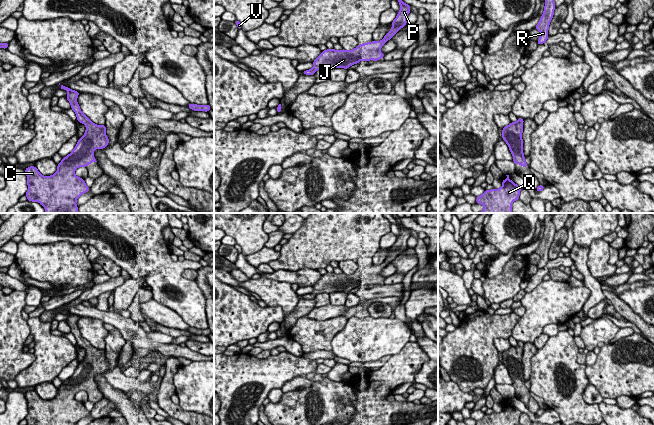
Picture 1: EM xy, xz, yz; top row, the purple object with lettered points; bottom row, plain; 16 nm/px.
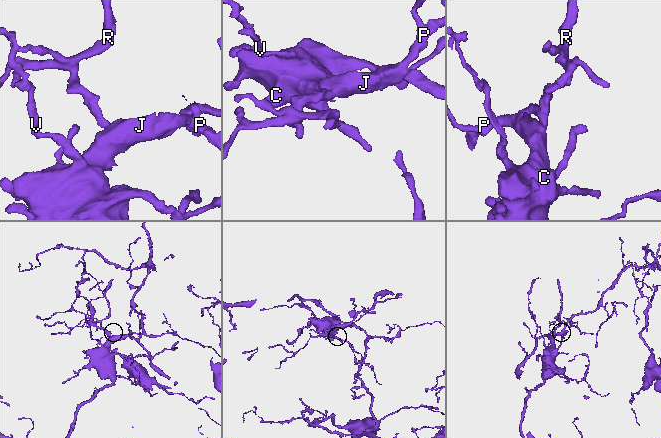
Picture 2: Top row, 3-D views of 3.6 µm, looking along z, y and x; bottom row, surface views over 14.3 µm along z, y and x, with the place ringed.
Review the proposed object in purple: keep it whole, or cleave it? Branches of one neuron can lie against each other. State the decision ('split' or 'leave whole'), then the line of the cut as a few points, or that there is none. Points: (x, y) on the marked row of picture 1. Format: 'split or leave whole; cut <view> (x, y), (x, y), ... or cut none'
leave whole; cut none

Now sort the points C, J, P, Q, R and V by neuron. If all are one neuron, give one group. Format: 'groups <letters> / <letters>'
groups C J P Q R V

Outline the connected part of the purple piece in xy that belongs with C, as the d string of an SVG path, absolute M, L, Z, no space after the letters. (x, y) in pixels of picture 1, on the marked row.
M59 83L66 90L67 100L75 112L77 121L86 126L84 135L78 139L75 148L57 164L57 171L50 176L42 175L35 166L25 169L28 190L25 193L28 201L38 202L44 208L44 213L77 213L77 198L87 193L90 188L83 178L75 175L79 167L87 167L97 162L94 150L104 149L109 144L106 135L106 125L93 123L80 109L77 97L80 92L71 90Z

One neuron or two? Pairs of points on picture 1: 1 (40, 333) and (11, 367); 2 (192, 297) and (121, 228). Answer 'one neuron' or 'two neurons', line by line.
1: two neurons
2: one neuron

